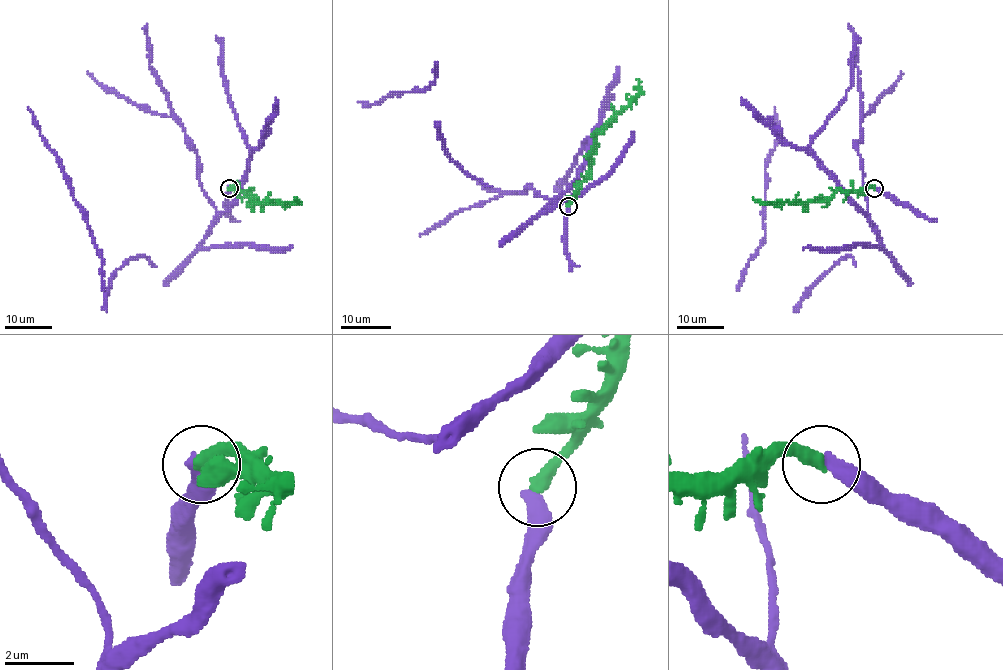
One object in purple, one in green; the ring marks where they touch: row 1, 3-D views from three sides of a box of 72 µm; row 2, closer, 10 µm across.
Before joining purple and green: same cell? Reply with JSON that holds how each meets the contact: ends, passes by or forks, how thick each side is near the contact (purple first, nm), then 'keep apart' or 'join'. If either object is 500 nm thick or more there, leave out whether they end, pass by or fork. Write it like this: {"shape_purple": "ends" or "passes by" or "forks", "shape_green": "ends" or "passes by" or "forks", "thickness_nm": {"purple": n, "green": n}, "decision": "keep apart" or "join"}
{"shape_purple": "ends", "shape_green": "ends", "thickness_nm": {"purple": 480, "green": 400}, "decision": "keep apart"}

